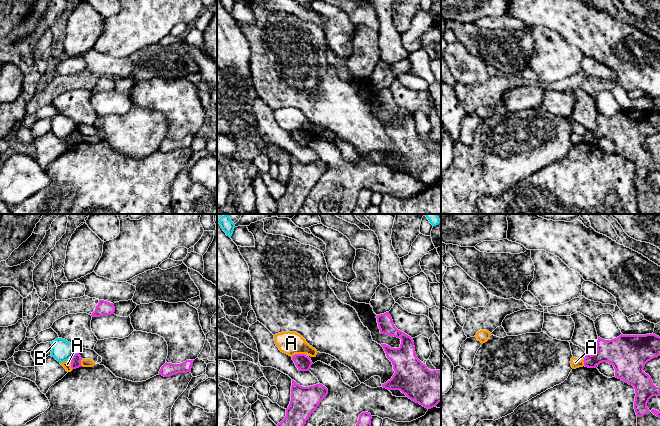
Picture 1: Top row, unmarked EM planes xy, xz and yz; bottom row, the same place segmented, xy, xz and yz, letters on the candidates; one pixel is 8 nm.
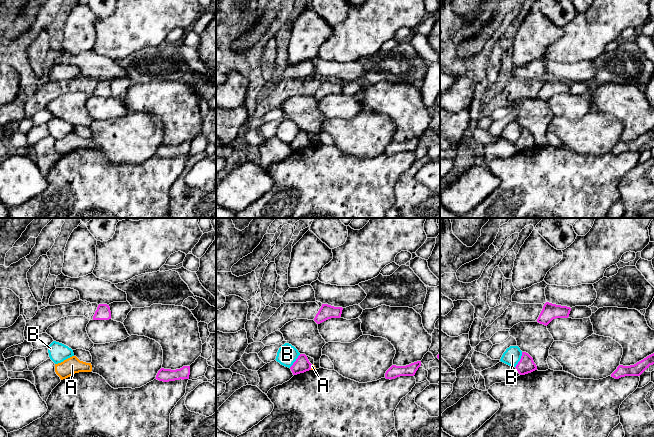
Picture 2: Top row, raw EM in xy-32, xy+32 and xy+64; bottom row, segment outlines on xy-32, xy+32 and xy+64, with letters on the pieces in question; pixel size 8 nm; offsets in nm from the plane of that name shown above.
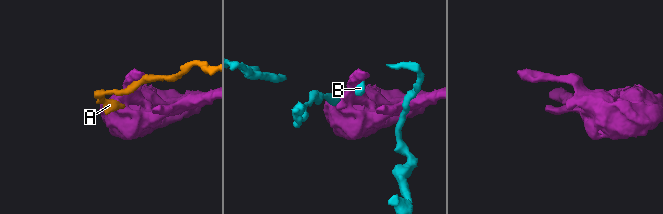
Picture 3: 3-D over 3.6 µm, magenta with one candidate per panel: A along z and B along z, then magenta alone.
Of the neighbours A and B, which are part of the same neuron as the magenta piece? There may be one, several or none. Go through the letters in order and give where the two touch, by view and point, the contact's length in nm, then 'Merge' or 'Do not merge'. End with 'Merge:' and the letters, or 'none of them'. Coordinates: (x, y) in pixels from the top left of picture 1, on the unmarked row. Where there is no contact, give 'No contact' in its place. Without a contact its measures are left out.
A: Touches magenta at xz (297, 130). Shared border 110 nm. Do not merge
B: Touches magenta at xy (75, 130). Shared border 70 nm. Do not merge
Merge: none of them

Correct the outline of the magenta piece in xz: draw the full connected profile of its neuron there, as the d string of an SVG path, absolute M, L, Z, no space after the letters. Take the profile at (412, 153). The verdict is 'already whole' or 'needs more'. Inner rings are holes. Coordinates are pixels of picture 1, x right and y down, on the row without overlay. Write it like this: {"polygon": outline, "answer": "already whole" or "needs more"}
{"polygon": "M389 88L376 94L381 110L401 115L399 124L381 120L395 147L382 163L400 166L427 185L435 183L441 178L441 146L431 147L417 134L413 114L395 103Z", "answer": "already whole"}

